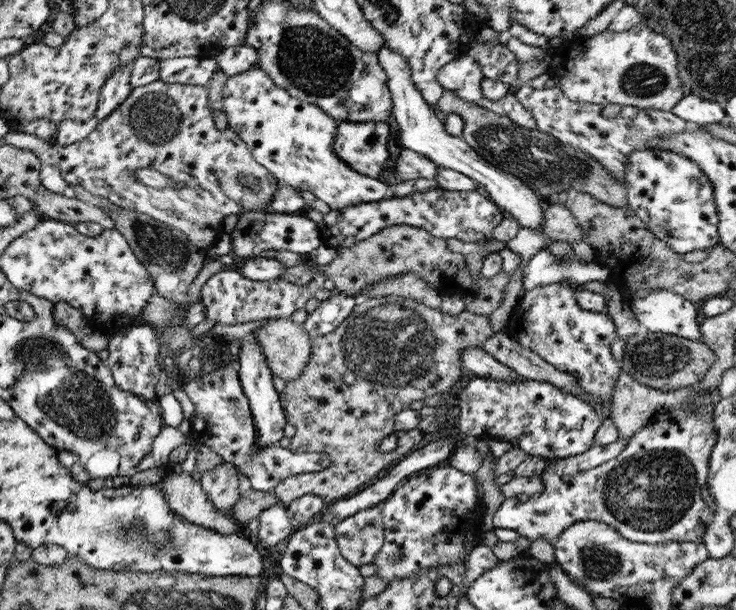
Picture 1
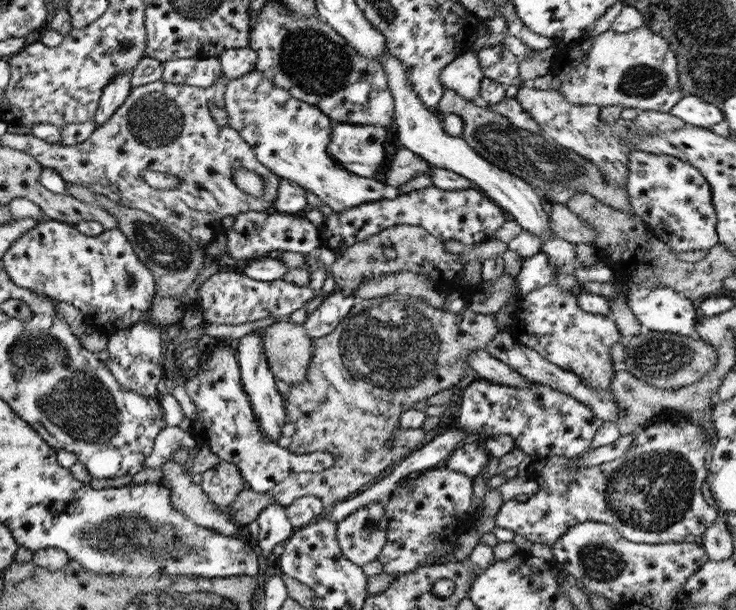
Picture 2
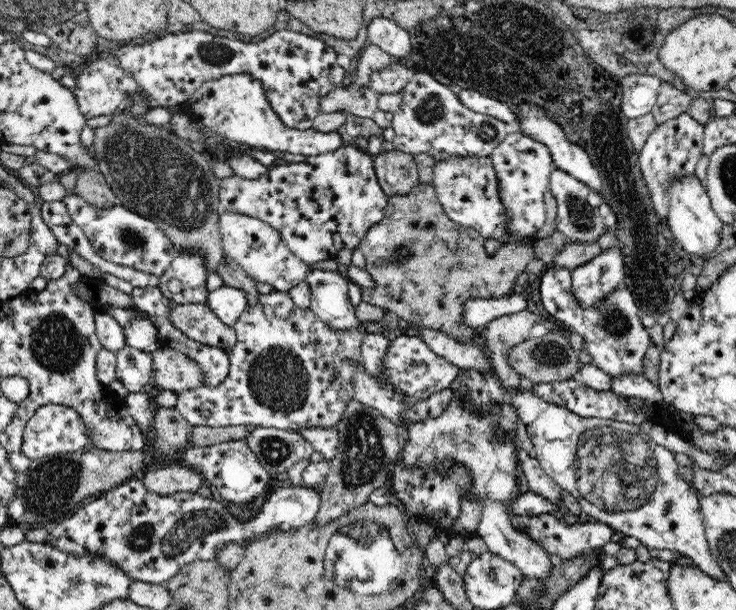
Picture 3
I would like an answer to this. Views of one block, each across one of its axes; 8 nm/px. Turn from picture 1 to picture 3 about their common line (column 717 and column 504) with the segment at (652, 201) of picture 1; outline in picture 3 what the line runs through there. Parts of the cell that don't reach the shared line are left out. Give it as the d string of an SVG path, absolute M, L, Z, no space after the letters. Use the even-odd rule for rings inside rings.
M452 157L444 162L436 163L433 172L434 188L444 212L458 224L476 229L484 238L495 238L503 245L510 242L526 244L528 240L521 240L517 236L507 236L503 232L505 218L500 204L497 178L494 174L492 158Z

